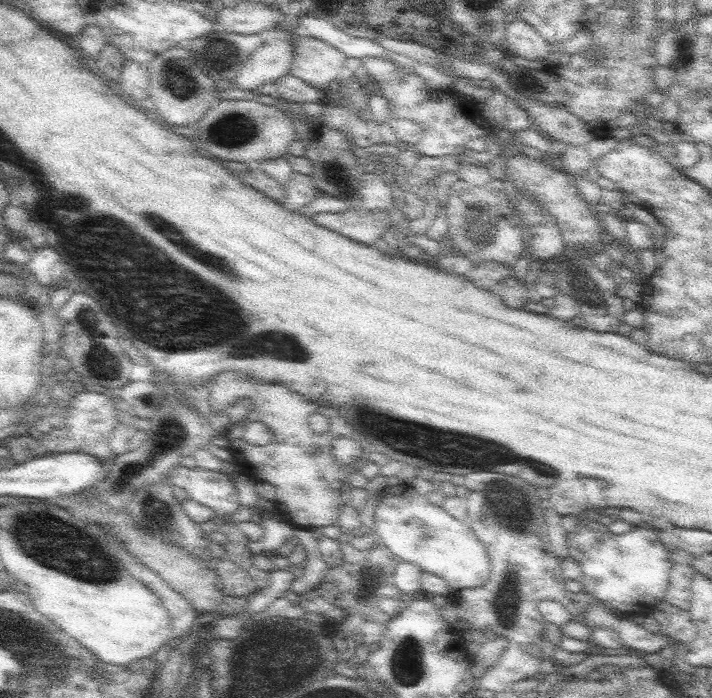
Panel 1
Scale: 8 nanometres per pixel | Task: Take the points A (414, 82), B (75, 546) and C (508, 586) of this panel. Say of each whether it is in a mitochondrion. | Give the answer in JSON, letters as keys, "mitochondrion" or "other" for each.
{"A":"other","B":"mitochondrion","C":"mitochondrion"}

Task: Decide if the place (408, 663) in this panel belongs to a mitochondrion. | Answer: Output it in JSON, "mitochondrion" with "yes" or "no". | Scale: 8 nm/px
{"mitochondrion":"yes"}

